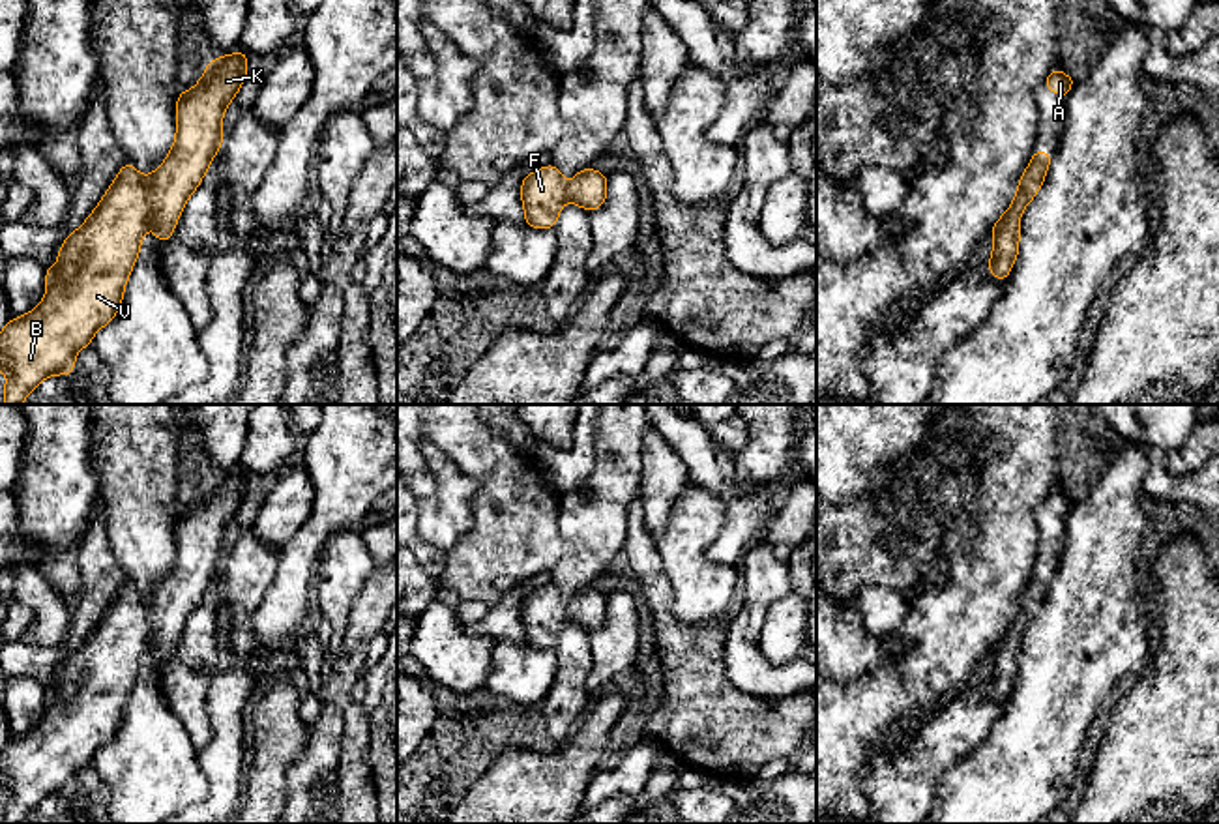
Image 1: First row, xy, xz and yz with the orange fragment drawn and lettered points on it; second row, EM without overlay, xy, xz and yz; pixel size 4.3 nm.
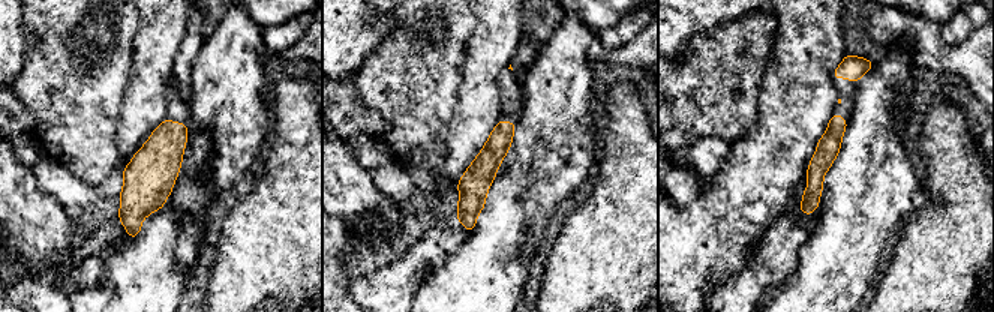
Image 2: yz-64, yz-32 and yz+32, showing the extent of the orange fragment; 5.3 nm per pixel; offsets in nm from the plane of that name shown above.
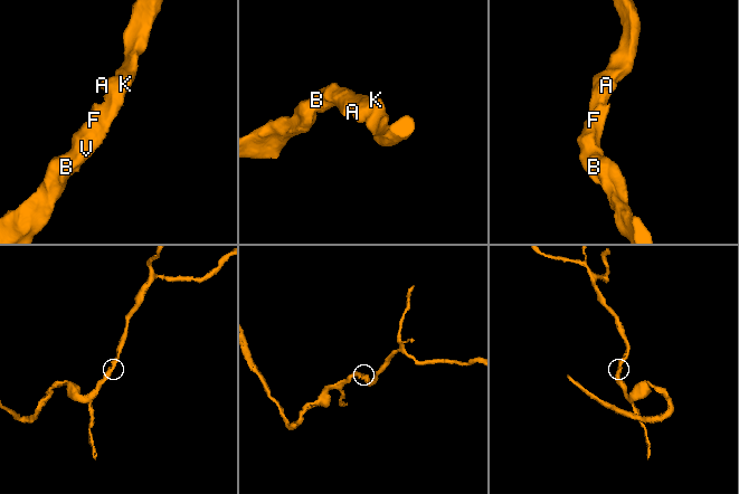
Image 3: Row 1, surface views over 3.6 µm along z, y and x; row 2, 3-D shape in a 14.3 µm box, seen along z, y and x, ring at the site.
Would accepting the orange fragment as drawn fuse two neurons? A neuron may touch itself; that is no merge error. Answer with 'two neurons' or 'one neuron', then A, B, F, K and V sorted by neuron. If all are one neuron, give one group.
one neuron | A B F K V

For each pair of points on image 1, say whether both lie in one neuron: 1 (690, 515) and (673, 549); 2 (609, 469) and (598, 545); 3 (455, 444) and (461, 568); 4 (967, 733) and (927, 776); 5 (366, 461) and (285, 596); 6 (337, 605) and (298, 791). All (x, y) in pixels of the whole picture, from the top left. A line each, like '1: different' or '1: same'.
1: same
2: same
3: same
4: same
5: same
6: different

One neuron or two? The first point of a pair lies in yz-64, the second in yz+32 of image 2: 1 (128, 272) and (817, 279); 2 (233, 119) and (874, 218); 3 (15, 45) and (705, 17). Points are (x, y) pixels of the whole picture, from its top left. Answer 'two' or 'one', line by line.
1: one
2: one
3: one

